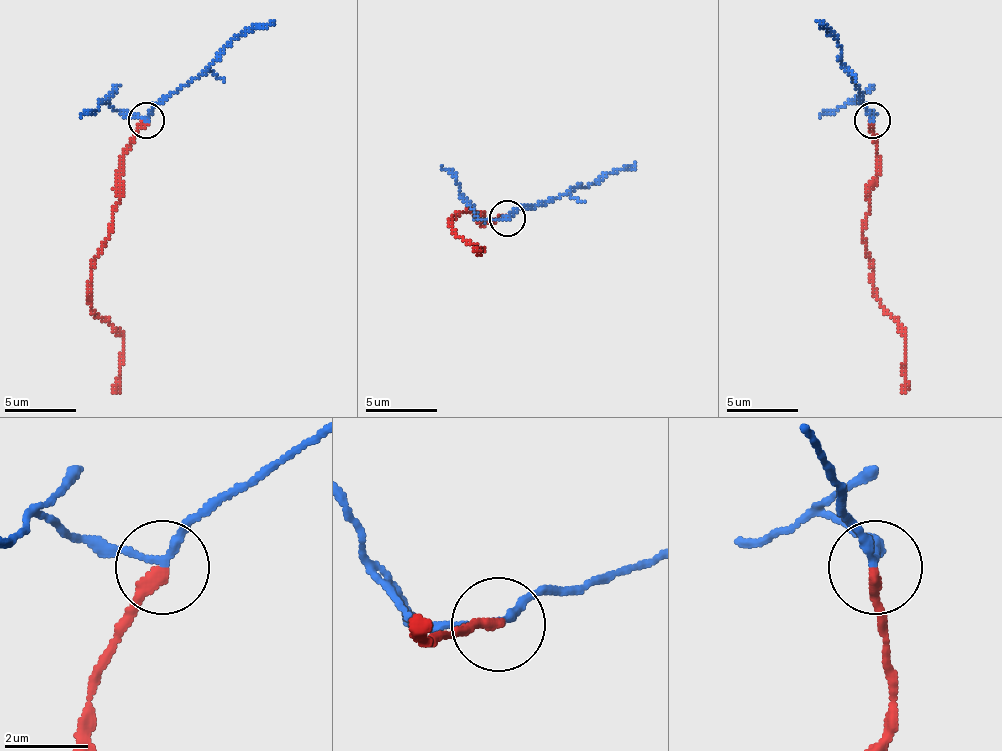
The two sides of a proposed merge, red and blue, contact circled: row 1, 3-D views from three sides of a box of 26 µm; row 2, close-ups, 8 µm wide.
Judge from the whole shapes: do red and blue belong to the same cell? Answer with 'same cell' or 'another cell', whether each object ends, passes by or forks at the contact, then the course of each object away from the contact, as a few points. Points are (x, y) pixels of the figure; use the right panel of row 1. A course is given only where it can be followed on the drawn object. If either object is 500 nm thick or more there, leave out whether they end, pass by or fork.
another cell; red ends there; blue passes by; red runs (873, 121), (877, 157), (862, 239), (873, 271), (873, 292), (905, 339), (905, 385), (902, 393); blue runs (873, 121), (841, 60), (841, 46), (816, 21)

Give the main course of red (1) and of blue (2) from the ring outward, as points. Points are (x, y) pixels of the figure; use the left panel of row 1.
1: (145, 121), (123, 157), (109, 239), (91, 271), (91, 307), (123, 339), (120, 385), (113, 393)
2: (145, 121), (227, 46), (274, 21)

